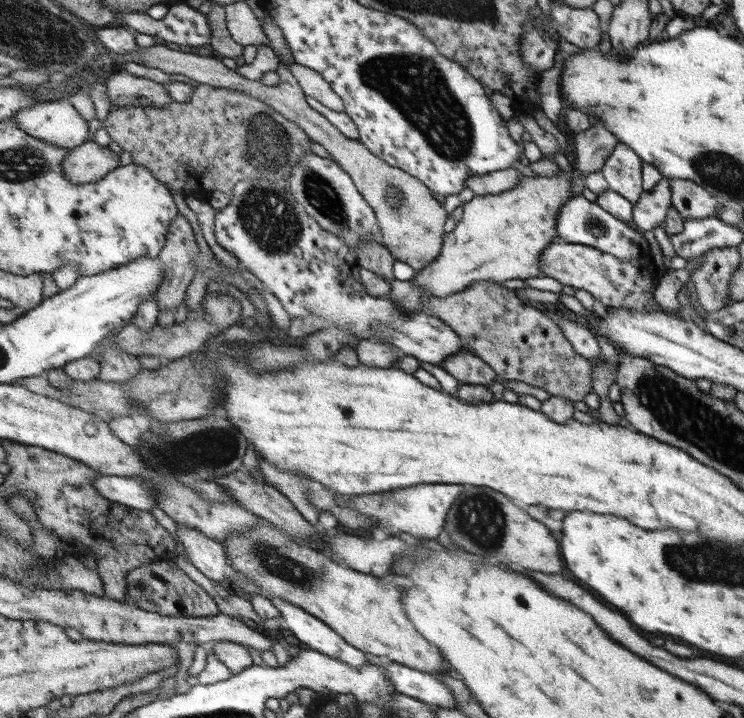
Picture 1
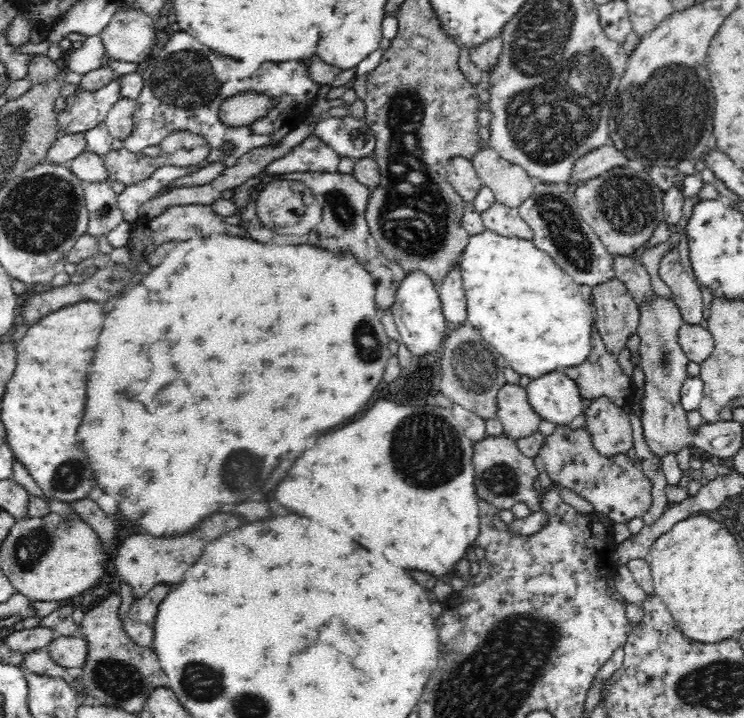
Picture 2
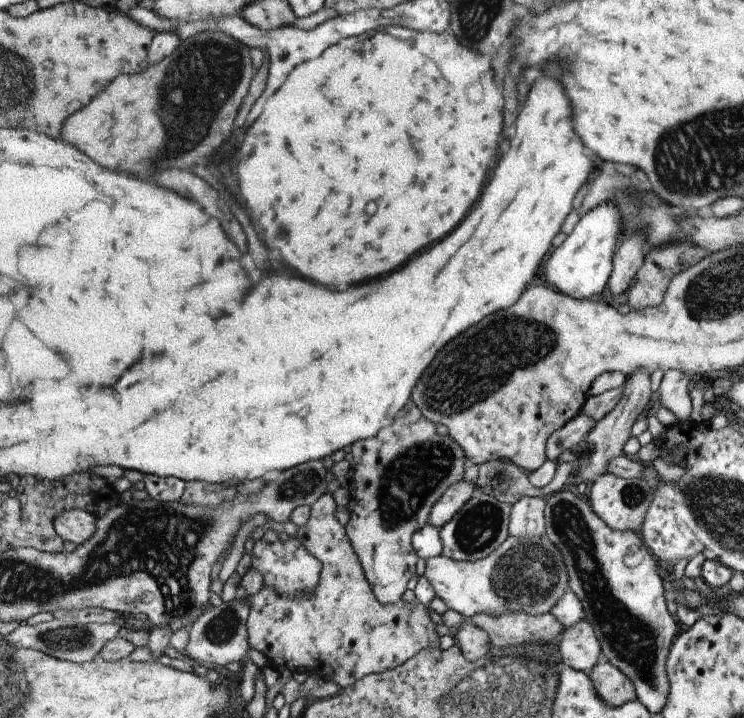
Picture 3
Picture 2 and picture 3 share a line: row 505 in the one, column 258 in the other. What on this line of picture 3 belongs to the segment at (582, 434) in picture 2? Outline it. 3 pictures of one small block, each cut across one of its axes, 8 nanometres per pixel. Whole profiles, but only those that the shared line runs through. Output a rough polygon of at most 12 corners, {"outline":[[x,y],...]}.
{"outline":[[327,492],[297,532],[313,594],[255,596],[251,644],[347,690],[437,650],[429,608],[377,598]]}

